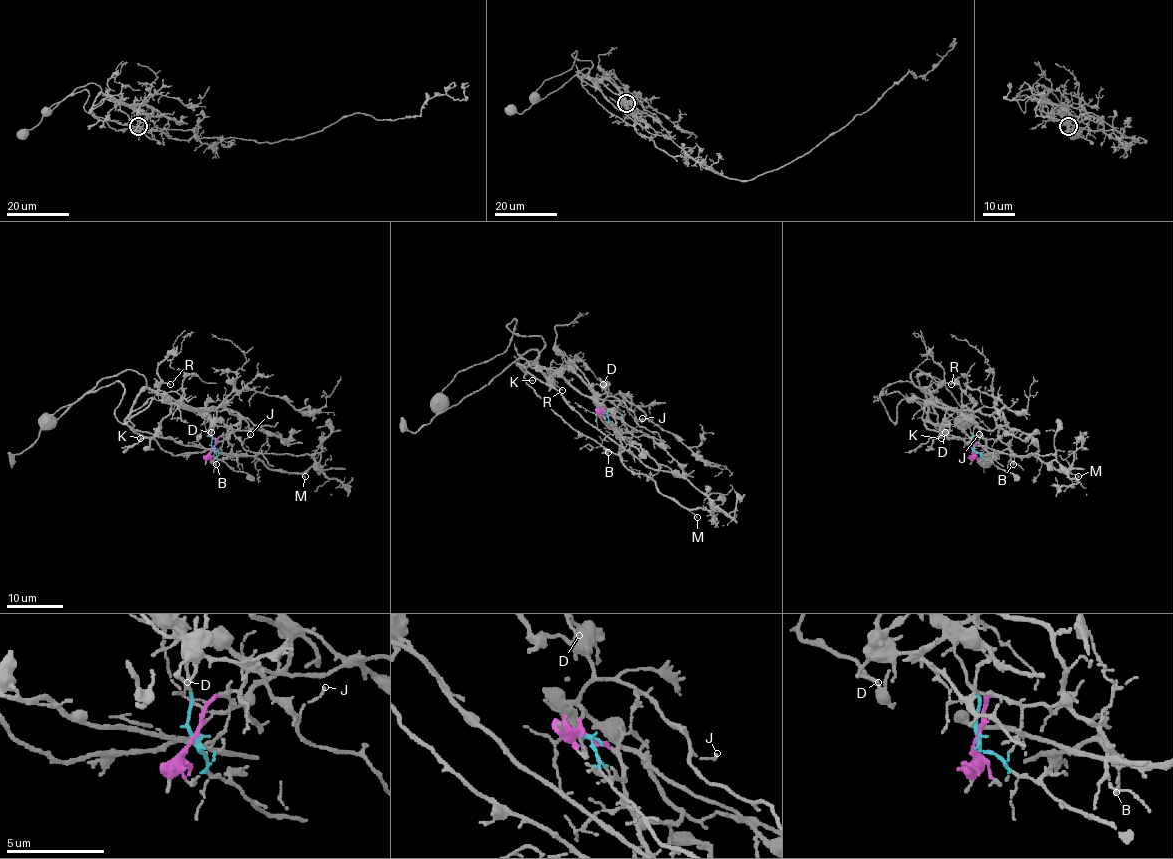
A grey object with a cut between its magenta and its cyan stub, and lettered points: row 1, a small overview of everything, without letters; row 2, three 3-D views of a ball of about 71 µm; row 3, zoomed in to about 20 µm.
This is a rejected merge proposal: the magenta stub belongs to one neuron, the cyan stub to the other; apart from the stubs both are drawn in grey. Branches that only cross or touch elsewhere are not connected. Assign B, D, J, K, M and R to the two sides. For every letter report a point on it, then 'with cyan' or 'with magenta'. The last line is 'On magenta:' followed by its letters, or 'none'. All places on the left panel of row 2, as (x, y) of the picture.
B: (216, 464) | with magenta
D: (211, 432) | with cyan
J: (250, 434) | with cyan
K: (140, 438) | with magenta
M: (305, 476) | with magenta
R: (170, 384) | with cyan
On magenta: B, K, M

